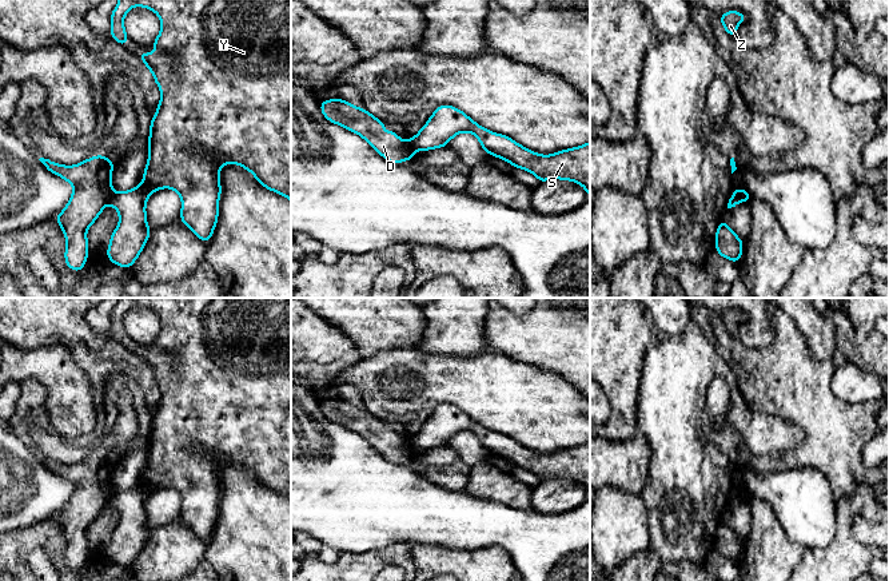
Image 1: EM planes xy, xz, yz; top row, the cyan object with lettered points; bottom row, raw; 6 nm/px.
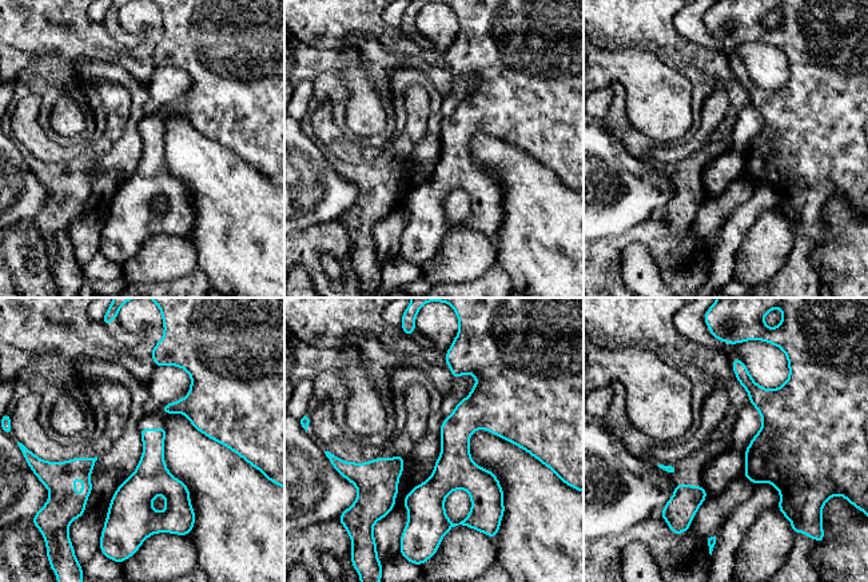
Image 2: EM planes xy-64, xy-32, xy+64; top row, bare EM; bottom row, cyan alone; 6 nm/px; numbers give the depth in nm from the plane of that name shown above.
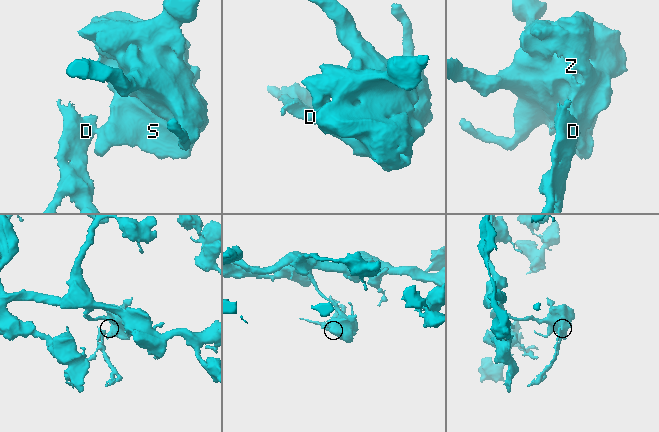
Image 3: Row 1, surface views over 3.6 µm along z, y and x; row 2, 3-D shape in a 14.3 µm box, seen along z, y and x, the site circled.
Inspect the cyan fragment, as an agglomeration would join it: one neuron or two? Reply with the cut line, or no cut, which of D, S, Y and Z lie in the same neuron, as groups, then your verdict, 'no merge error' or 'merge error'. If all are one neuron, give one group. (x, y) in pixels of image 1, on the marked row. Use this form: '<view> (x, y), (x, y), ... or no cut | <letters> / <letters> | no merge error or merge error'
xy (114, 191), (108, 203) | D / S Y Z | merge error

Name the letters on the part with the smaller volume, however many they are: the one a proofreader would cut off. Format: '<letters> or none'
D

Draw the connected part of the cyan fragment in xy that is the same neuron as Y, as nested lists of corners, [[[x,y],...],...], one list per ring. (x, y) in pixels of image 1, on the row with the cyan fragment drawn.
[[[119,0],[111,13],[111,37],[127,45],[128,35],[124,29],[123,20],[132,7],[144,7],[154,11],[162,20],[162,31],[154,41],[154,53],[137,53],[145,63],[145,68],[154,73],[154,80],[162,92],[156,114],[152,116],[148,138],[148,163],[144,168],[143,182],[132,190],[113,192],[109,204],[119,214],[119,224],[113,230],[107,258],[123,267],[132,267],[140,252],[143,251],[151,228],[147,226],[145,204],[150,195],[160,188],[172,188],[182,198],[180,220],[203,242],[208,242],[212,236],[219,215],[220,168],[224,164],[235,163],[248,170],[256,180],[276,194],[286,196],[291,202],[291,0]]]

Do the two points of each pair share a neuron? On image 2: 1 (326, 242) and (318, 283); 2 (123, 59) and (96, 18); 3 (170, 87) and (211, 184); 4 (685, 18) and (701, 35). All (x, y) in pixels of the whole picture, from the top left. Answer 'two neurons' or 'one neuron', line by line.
1: one neuron
2: two neurons
3: two neurons
4: one neuron

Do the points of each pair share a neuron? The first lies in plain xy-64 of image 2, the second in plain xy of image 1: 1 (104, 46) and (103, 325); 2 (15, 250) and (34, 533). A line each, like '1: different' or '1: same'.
1: different
2: same

